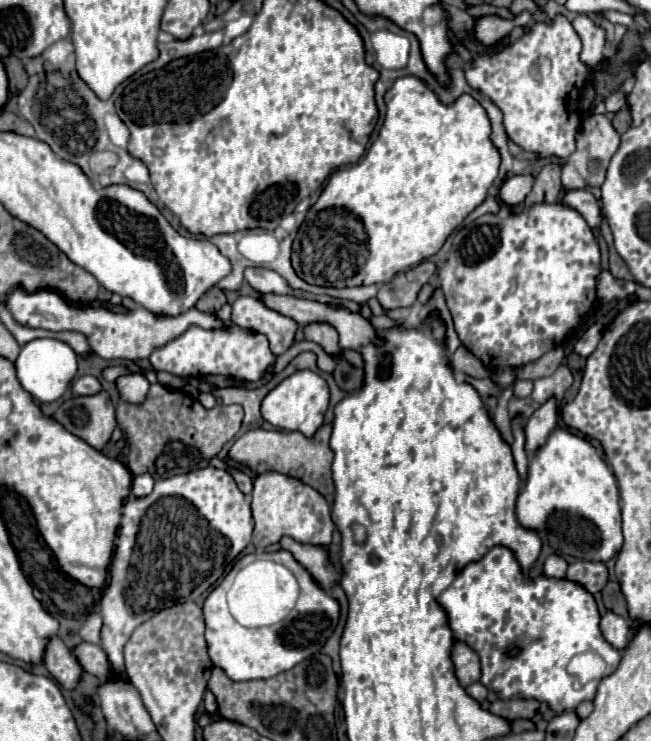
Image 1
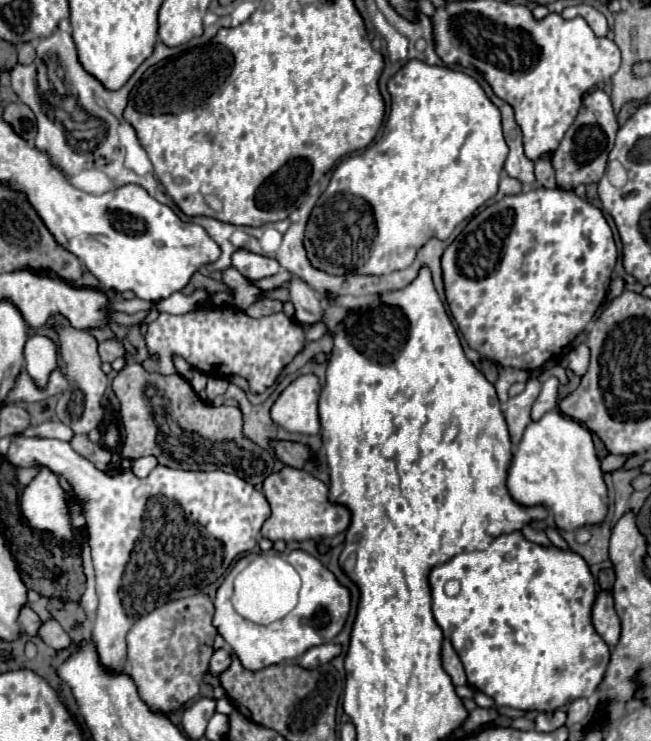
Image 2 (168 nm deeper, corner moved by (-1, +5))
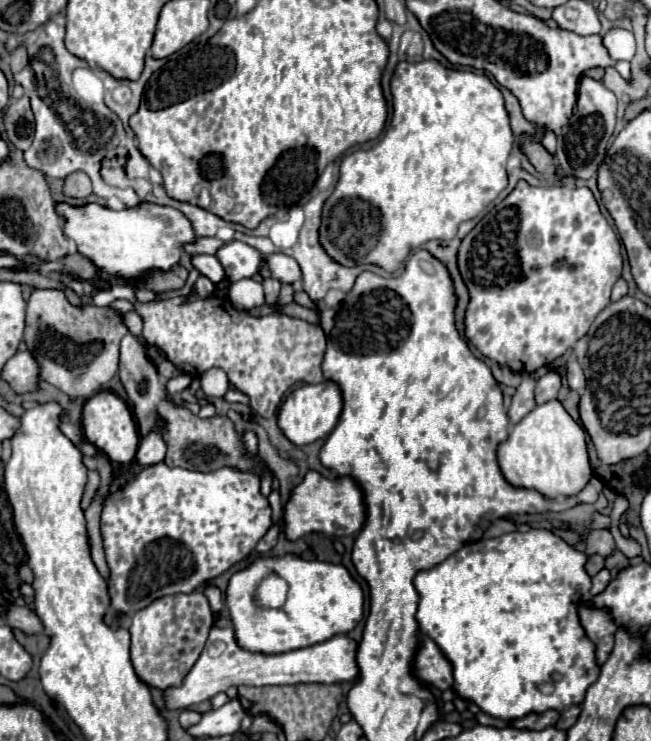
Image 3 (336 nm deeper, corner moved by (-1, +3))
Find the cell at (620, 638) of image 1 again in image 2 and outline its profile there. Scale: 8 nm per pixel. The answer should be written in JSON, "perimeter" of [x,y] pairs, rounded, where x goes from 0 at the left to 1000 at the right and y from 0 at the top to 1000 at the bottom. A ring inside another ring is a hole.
{"perimeter":[[[939,799],[917,802],[911,815],[911,845],[923,856],[923,861],[932,866],[935,874],[948,869],[954,858],[954,837],[942,821]]]}

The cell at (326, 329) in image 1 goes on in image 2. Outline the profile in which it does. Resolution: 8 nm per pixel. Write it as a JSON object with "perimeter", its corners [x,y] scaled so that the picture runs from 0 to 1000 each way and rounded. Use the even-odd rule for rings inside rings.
{"perimeter":[[[453,375],[444,383],[444,397],[447,397],[450,413],[453,413],[453,432],[456,432],[456,437],[462,437],[462,443],[496,435],[499,421],[496,421],[493,405],[481,389],[475,389],[465,378]]]}

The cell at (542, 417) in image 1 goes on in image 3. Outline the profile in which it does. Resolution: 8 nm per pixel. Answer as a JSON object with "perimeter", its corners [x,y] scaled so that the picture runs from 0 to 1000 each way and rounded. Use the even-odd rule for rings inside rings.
{"perimeter":[[[843,499],[834,510],[825,513],[825,526],[822,526],[825,545],[843,543],[843,540],[856,537],[859,524],[862,524],[862,507],[853,499]]]}

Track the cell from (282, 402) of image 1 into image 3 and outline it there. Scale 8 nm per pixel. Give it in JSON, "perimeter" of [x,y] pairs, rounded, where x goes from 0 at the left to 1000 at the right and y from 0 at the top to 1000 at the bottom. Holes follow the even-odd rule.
{"perimeter":[[[493,516],[493,518],[469,518],[450,526],[429,553],[429,578],[435,586],[456,602],[478,599],[490,591],[499,591],[515,578],[521,559],[527,551],[527,534],[518,516]]]}

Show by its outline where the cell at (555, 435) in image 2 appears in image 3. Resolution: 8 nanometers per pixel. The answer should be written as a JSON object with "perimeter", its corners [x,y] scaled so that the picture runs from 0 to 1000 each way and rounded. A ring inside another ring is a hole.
{"perimeter":[[[859,540],[822,548],[800,570],[788,572],[779,594],[763,602],[763,618],[782,653],[822,659],[837,672],[853,672],[859,667],[883,669],[908,645],[899,580],[871,559]]]}

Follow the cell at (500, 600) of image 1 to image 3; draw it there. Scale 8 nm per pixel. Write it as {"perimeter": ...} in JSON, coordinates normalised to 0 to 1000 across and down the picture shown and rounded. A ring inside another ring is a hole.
{"perimeter":[[[813,715],[813,718],[782,718],[767,726],[720,731],[708,742],[693,748],[684,758],[637,775],[634,791],[644,802],[644,818],[641,818],[637,837],[644,842],[647,856],[659,858],[671,869],[671,874],[680,880],[680,885],[690,891],[690,896],[696,901],[696,928],[708,942],[730,947],[745,964],[751,964],[757,969],[770,969],[770,972],[797,972],[816,961],[837,961],[846,955],[862,961],[874,953],[892,953],[892,947],[899,942],[899,931],[917,918],[917,910],[920,910],[920,899],[917,899],[914,883],[911,883],[911,866],[905,866],[905,861],[899,861],[899,850],[892,848],[889,831],[886,831],[886,815],[880,812],[883,802],[908,794],[908,780],[902,777],[902,772],[896,767],[899,756],[902,756],[902,750],[892,742],[874,737],[849,718]]]}

